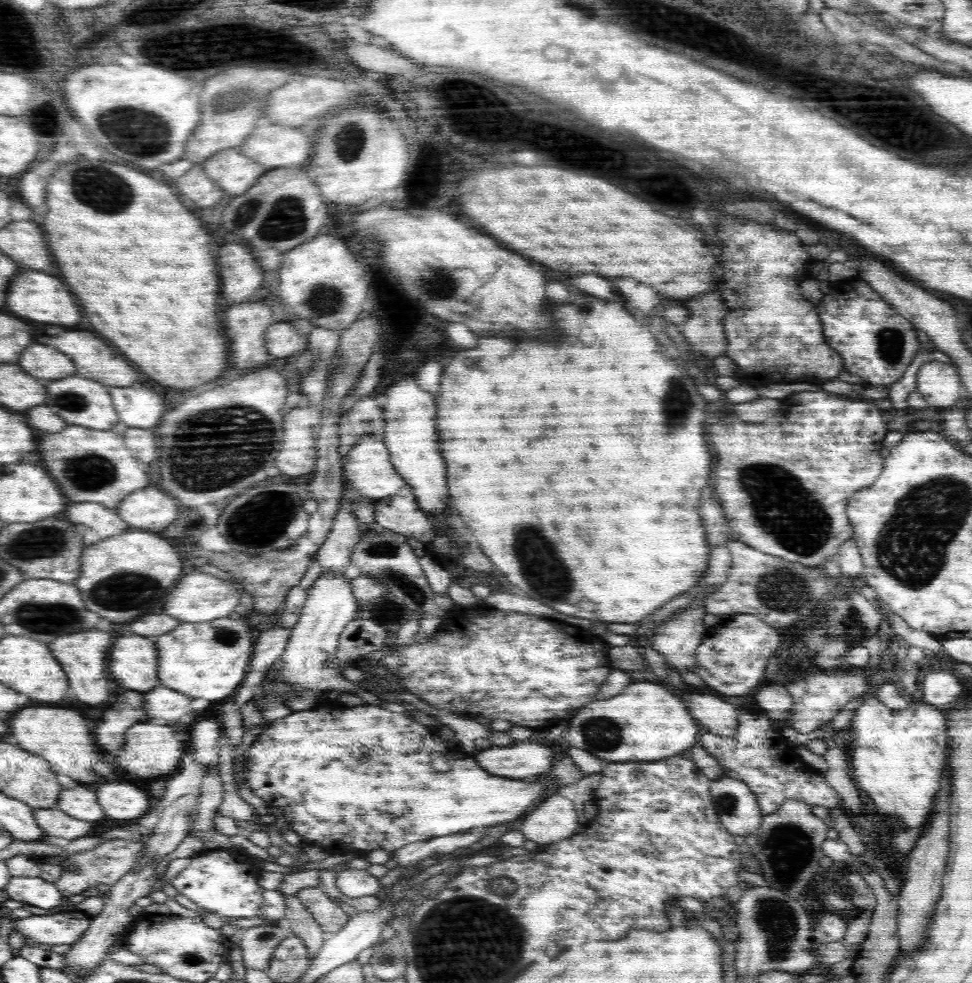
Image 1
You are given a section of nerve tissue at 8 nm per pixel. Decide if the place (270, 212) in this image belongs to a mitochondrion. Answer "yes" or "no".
yes

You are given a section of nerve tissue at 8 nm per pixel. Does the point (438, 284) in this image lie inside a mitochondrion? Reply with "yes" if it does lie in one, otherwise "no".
yes

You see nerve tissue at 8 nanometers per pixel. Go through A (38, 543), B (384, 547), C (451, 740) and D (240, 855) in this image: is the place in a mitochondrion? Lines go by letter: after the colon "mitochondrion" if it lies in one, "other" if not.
A: mitochondrion
B: mitochondrion
C: other
D: other

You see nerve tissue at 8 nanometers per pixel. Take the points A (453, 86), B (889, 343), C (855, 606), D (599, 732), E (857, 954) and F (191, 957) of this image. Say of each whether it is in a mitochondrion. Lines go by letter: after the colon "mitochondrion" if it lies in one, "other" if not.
A: other
B: mitochondrion
C: other
D: mitochondrion
E: other
F: mitochondrion

